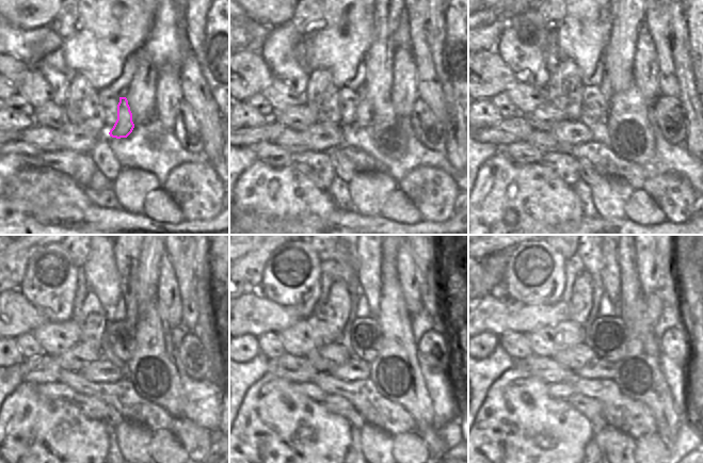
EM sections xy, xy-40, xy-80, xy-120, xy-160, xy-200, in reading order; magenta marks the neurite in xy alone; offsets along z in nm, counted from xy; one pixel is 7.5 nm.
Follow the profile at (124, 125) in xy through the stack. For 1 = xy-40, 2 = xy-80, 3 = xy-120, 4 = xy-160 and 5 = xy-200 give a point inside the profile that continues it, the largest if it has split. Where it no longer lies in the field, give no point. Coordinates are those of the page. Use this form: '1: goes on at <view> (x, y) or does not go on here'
1: goes on at xy-40 (364, 112)
2: goes on at xy-80 (605, 85)
3: goes on at xy-120 (126, 256)
4: goes on at xy-160 (369, 259)
5: goes on at xy-200 (610, 272)

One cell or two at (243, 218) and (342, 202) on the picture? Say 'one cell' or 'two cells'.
two cells

